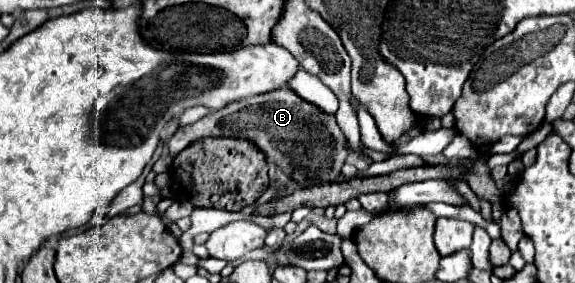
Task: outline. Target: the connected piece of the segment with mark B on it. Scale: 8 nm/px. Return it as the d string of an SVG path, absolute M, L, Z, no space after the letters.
M286 87L260 97L248 97L230 103L224 109L212 111L200 121L178 129L168 141L170 153L178 155L190 143L206 137L234 137L254 143L276 169L290 177L290 183L296 187L336 183L336 175L342 177L342 165L352 153L346 135L336 123L336 115L324 113Z

